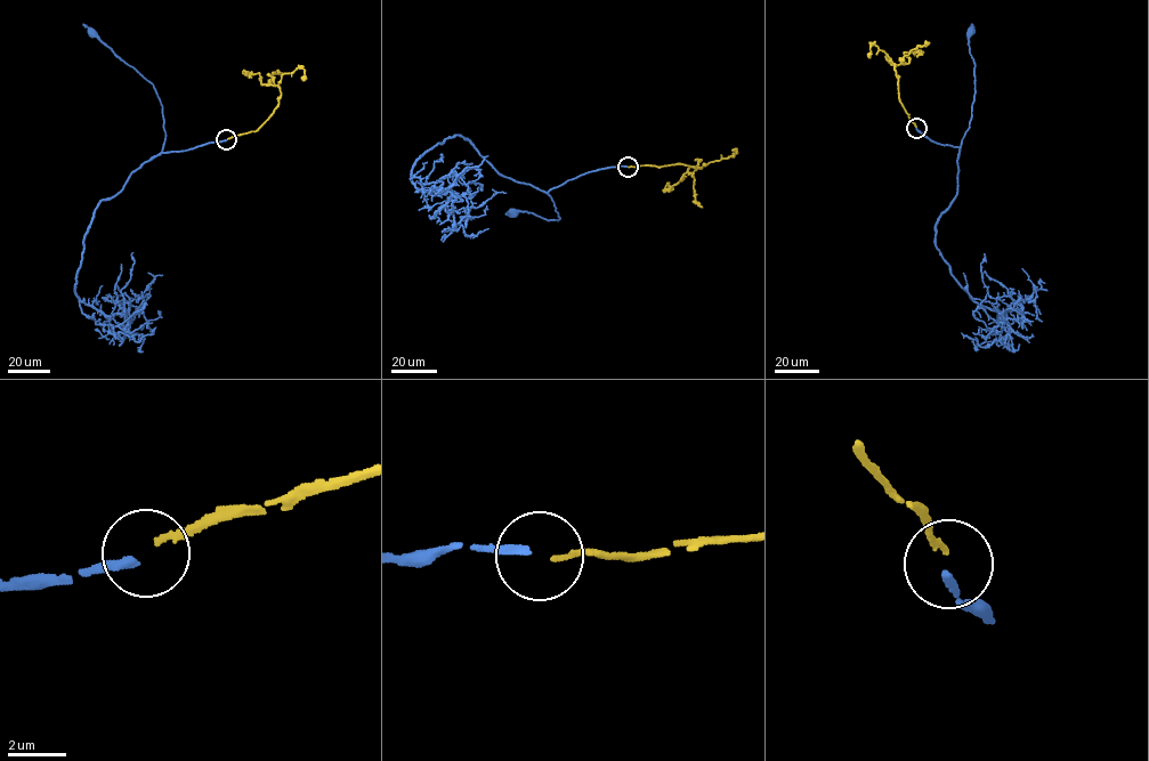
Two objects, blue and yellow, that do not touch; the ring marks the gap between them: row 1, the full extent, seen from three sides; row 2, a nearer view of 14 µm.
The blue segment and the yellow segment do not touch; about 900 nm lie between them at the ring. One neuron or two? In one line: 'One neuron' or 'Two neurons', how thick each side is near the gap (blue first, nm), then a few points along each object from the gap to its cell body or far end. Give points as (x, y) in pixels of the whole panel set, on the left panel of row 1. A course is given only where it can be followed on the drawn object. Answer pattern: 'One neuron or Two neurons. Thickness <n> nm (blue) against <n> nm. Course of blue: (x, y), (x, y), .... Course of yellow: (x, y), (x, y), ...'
Two neurons. Thickness 280 nm (blue) against 190 nm. Course of blue: (226, 140), (161, 153), (166, 134), (155, 89), (92, 33). Course of yellow: (227, 139), (258, 130), (273, 112), (281, 95), (277, 87), (261, 83), (259, 73), (243, 70)

